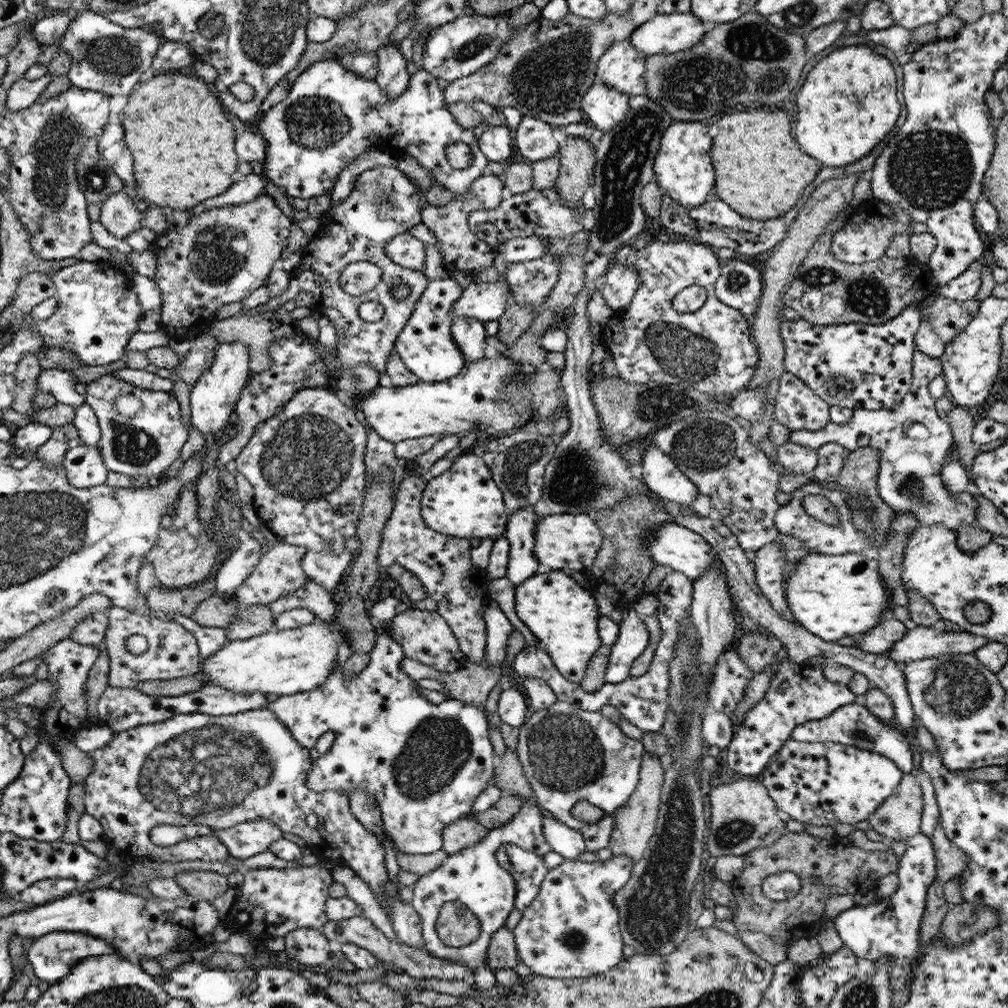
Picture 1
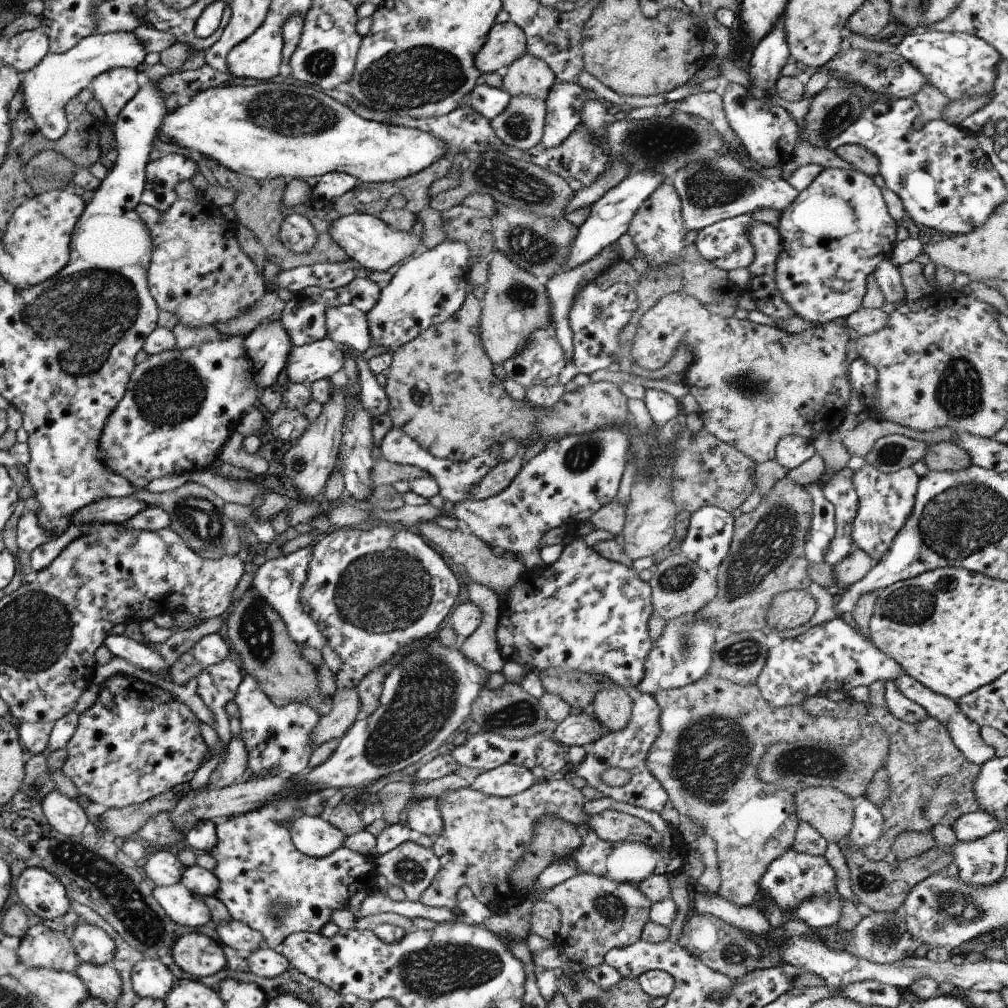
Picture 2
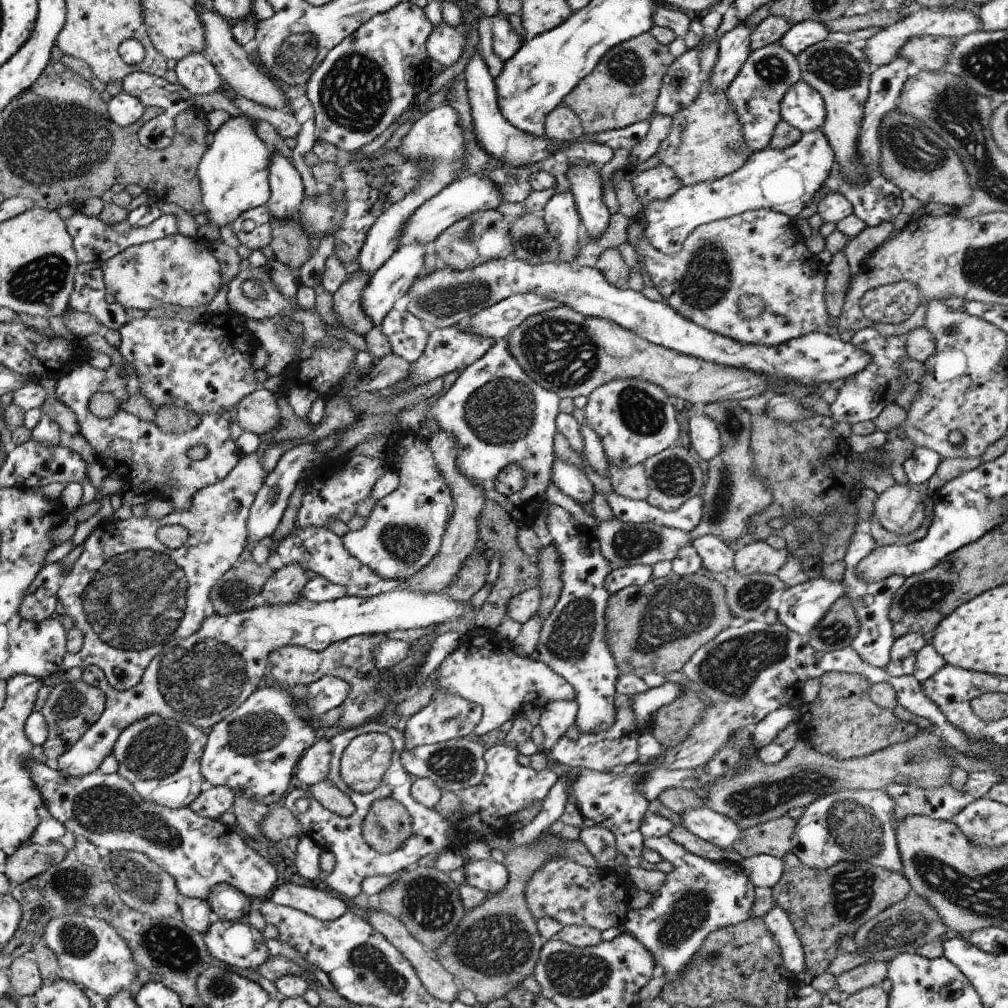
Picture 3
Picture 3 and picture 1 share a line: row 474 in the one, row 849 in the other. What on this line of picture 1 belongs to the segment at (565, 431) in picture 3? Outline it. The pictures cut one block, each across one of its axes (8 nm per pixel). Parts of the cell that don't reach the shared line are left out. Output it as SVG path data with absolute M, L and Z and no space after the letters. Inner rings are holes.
M561 700L546 707L546 710L535 711L528 718L528 723L521 728L520 736L518 736L518 759L522 763L526 781L532 789L536 803L544 813L581 832L586 851L597 853L603 848L608 848L615 825L613 814L617 808L621 808L628 802L639 782L641 763L646 756L641 740L625 736L622 730L600 711L580 710L576 705ZM582 800L601 808L605 812L604 818L597 823L583 823L575 819L570 810L574 808L574 804Z

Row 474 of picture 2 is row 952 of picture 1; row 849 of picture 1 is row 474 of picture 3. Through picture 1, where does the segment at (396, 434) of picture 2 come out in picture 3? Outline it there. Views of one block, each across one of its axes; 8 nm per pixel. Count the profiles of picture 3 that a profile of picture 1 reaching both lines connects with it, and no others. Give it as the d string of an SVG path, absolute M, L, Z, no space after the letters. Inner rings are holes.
M506 339L494 342L493 346L477 362L465 367L458 379L436 402L432 404L408 404L404 414L396 416L400 427L412 430L417 421L432 419L440 430L452 434L457 439L457 464L462 474L475 483L479 483L489 500L494 500L506 510L518 527L531 526L537 517L540 506L547 499L547 489L551 484L551 471L555 458L554 435L557 432L556 418L561 414L561 399L551 391L535 384L515 362L507 346ZM511 465L517 465L523 471L525 486L512 495L502 495L496 491L497 477Z

